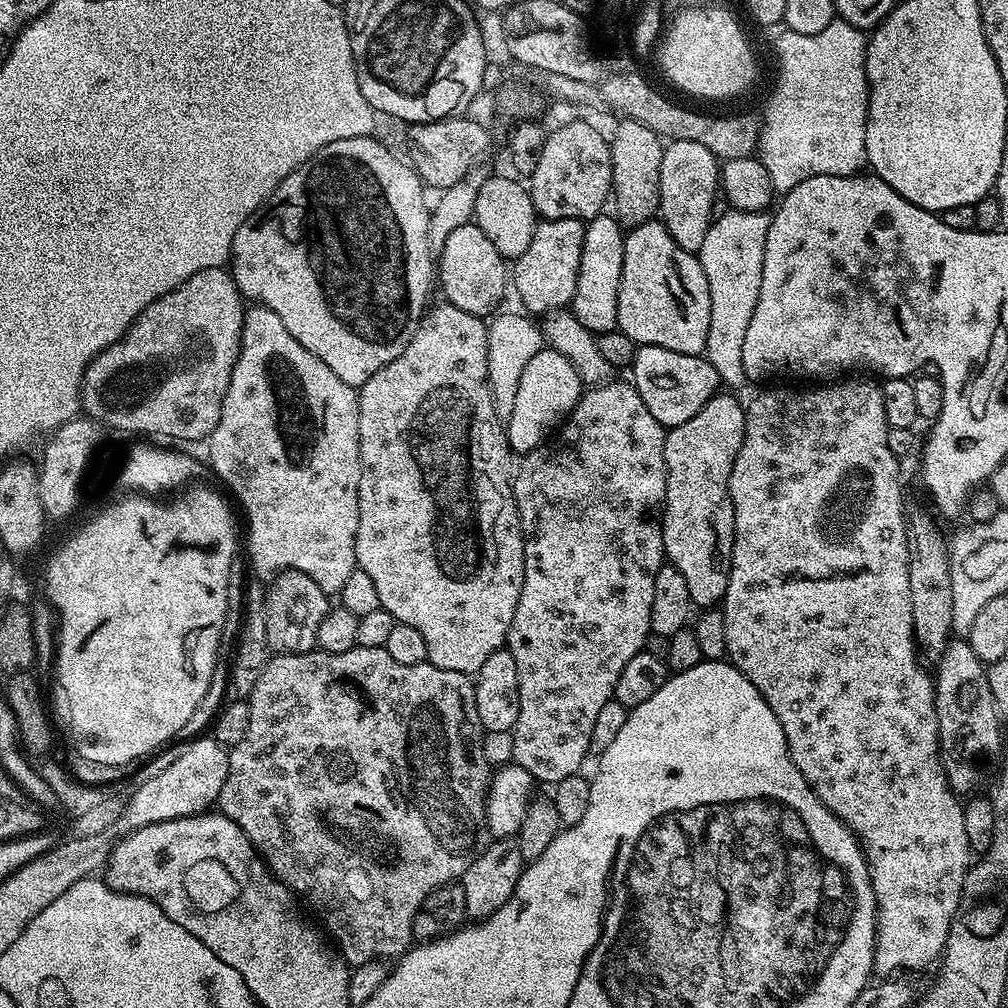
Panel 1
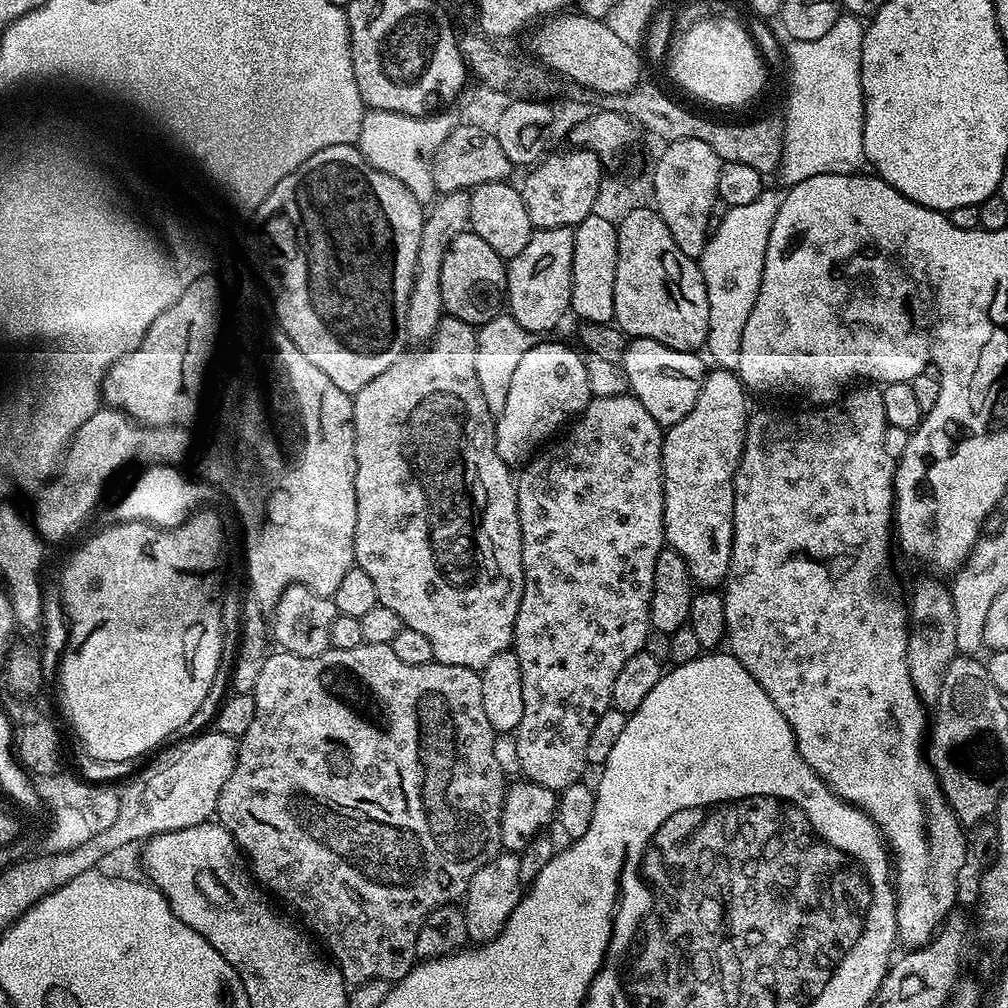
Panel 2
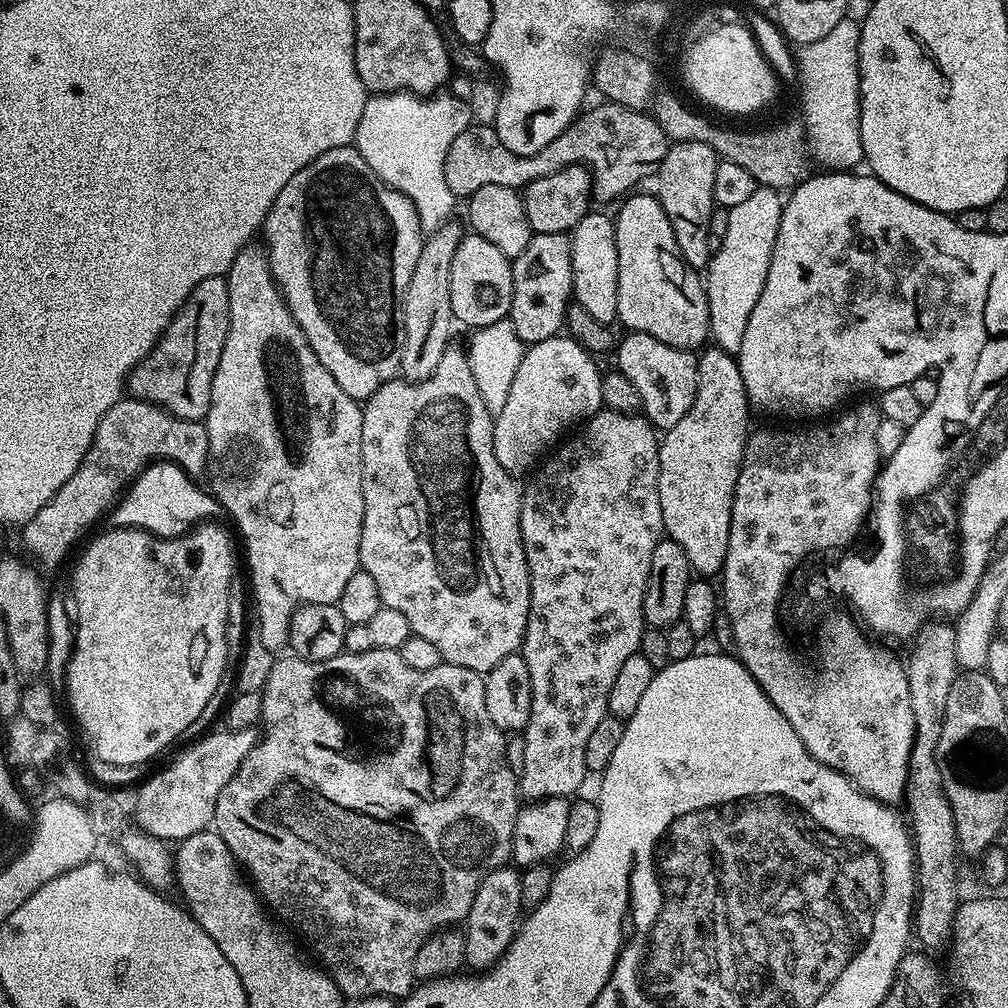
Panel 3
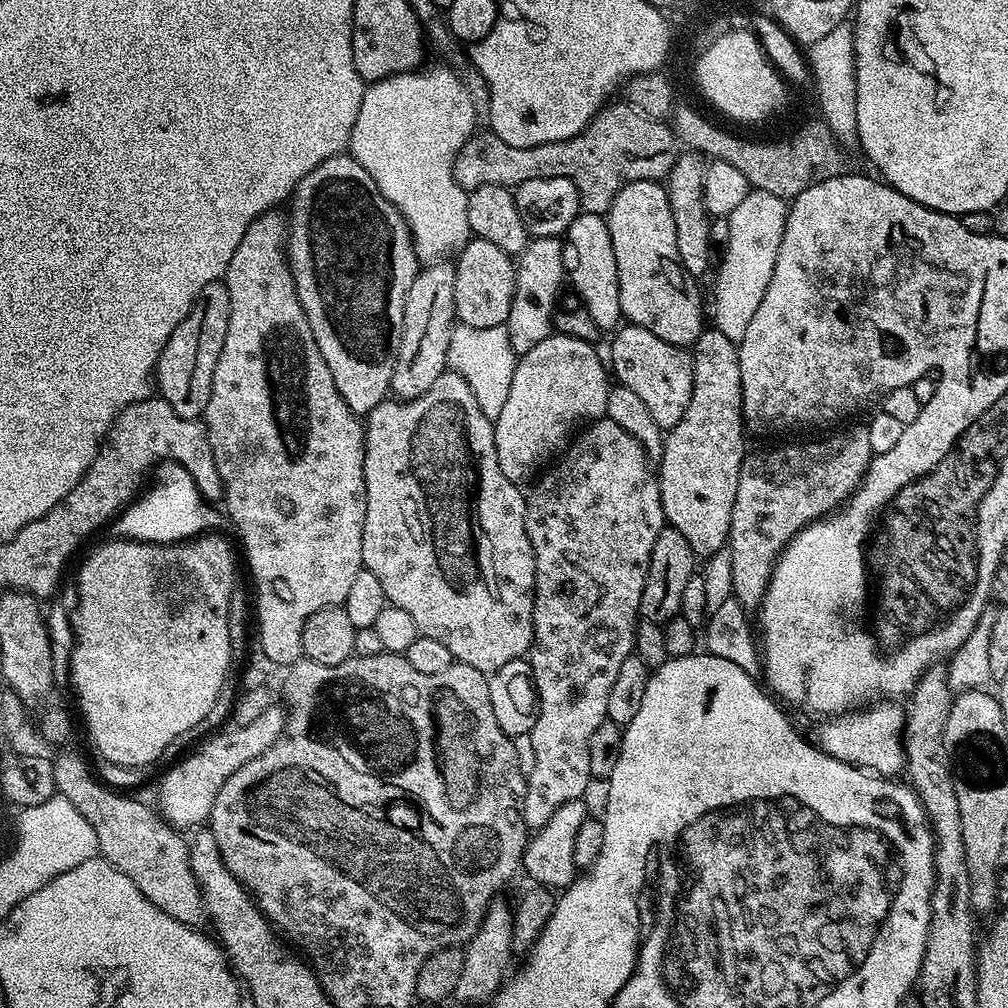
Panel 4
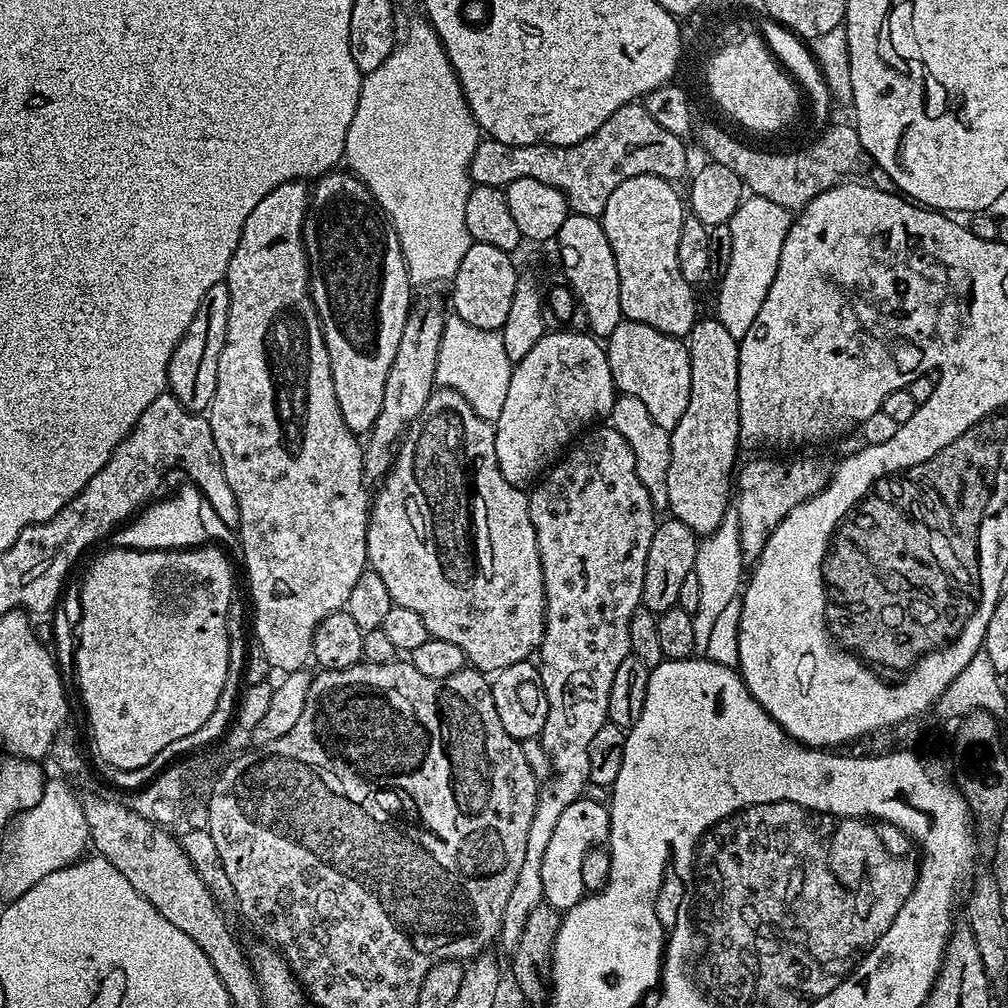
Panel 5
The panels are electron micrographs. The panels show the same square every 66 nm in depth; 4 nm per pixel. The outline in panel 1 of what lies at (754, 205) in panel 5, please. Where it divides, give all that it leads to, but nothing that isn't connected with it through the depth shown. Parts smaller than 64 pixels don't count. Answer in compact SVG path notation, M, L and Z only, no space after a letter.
M728 211L722 218L713 220L708 233L702 242L698 259L706 274L706 282L710 286L710 330L706 334L706 346L703 355L718 370L721 385L740 388L746 383L744 363L742 362L742 342L746 339L746 329L750 326L750 318L754 314L754 306L758 306L758 290L762 290L762 262L766 254L766 234L770 216L767 211L738 212Z

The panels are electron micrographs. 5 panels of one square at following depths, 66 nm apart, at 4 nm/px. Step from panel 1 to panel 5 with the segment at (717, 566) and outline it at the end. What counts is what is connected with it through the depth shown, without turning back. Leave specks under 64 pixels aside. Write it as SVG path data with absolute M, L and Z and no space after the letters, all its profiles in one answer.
M709 318L709 320L697 319L695 326L687 334L686 343L690 354L690 382L692 385L690 386L690 402L686 402L686 414L682 414L682 418L678 418L678 426L670 429L672 438L670 442L670 470L666 470L667 511L678 522L686 522L686 526L690 526L690 530L694 530L697 537L703 538L712 535L714 530L718 530L722 518L730 511L730 501L734 496L734 469L737 467L736 447L741 447L742 444L740 423L738 422L738 354L740 353L740 346L734 338L734 334L730 334L726 330L726 326L722 326L722 322L715 318Z

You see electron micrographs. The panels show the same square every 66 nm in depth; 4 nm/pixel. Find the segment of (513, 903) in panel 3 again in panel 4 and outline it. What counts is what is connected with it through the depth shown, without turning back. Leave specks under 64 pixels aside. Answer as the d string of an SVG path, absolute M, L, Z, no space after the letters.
M500 896L488 904L487 912L483 916L482 926L475 932L474 938L463 947L462 975L458 978L458 985L456 985L452 995L454 1000L457 999L462 1004L487 1003L501 989L504 982L502 976L508 968L510 958L513 959L514 956L511 909L511 905L507 904Z

